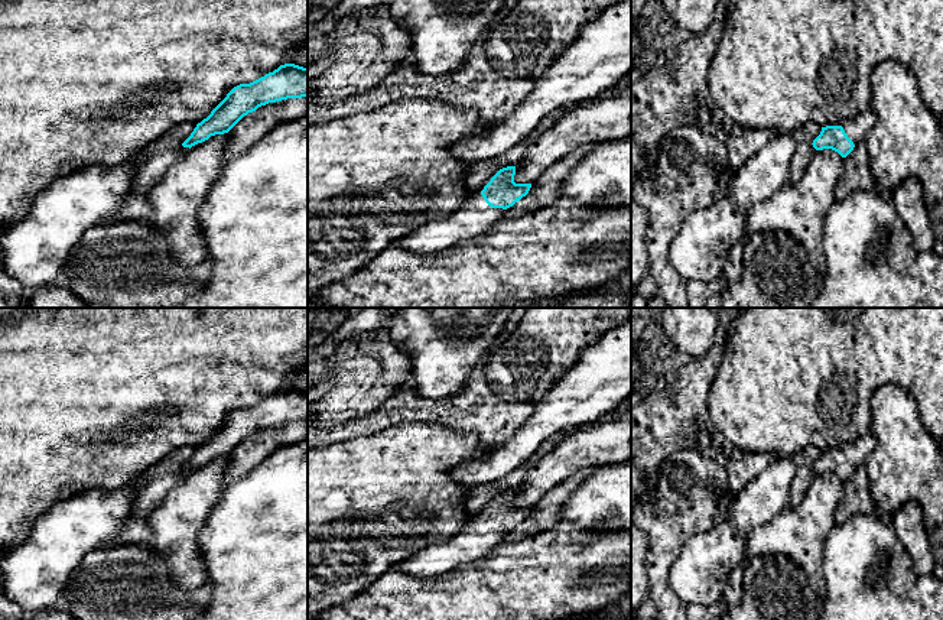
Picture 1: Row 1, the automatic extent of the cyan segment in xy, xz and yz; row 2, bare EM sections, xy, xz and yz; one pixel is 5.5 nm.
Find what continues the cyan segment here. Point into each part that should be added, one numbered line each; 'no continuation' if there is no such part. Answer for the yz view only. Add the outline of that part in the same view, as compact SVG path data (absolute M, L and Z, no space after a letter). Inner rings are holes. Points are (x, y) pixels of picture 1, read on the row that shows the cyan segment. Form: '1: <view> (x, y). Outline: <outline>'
1: yz (857, 129). Outline: M871 108L865 113L858 114L851 120L845 120L842 127L853 145L864 143L864 139L869 130L877 124L877 114Z

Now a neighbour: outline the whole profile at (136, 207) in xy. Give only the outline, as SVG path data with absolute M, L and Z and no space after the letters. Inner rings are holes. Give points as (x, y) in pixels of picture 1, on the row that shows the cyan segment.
M191 121L181 123L131 159L133 184L130 192L123 205L105 223L147 220L152 215L149 192L163 173L189 150L182 143L195 127L196 124Z

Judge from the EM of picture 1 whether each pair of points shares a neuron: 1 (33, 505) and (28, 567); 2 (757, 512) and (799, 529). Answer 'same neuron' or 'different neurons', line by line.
1: different neurons
2: different neurons

